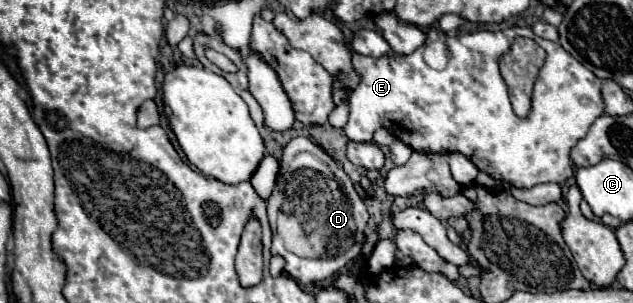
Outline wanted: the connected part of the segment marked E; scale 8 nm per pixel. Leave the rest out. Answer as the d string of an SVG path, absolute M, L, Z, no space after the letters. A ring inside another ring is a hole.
M529 27L459 35L427 29L427 43L437 39L449 47L447 67L441 71L425 63L423 47L411 55L389 51L377 59L353 55L353 69L361 79L349 97L345 135L351 141L365 143L373 141L373 133L383 127L421 153L463 153L479 171L517 189L531 189L541 183L563 183L573 177L569 151L605 111L601 79L575 61L559 43L533 35ZM517 37L529 37L547 51L539 85L533 89L531 119L519 119L513 113L507 83L499 69L501 55L509 51Z

